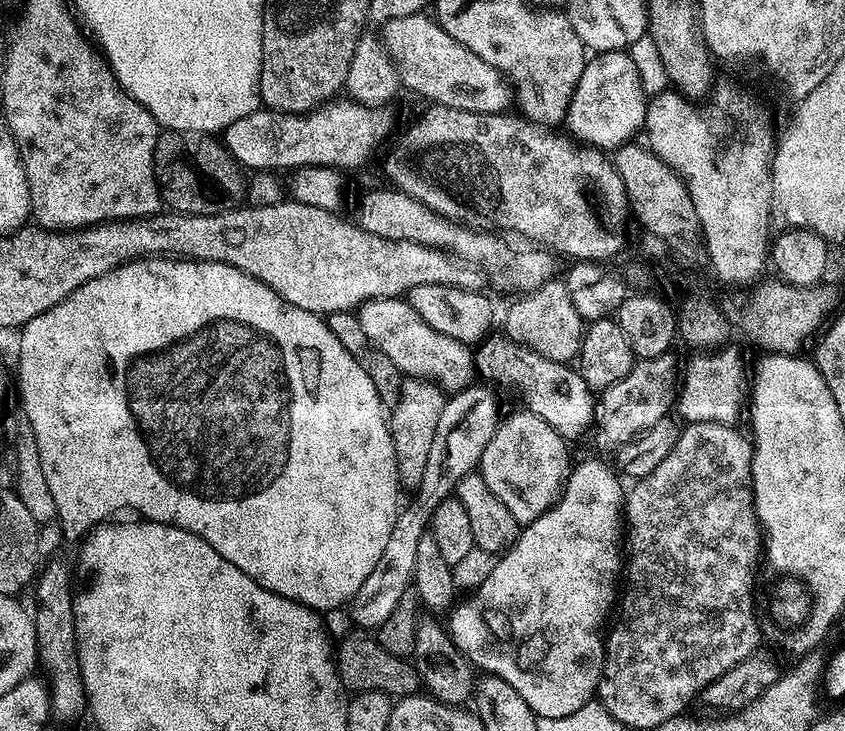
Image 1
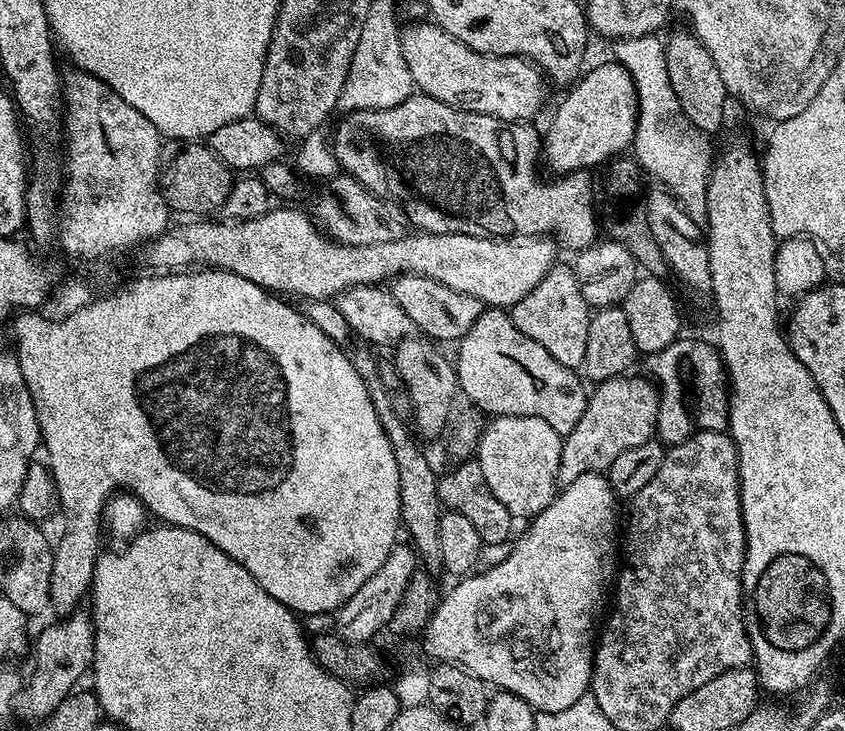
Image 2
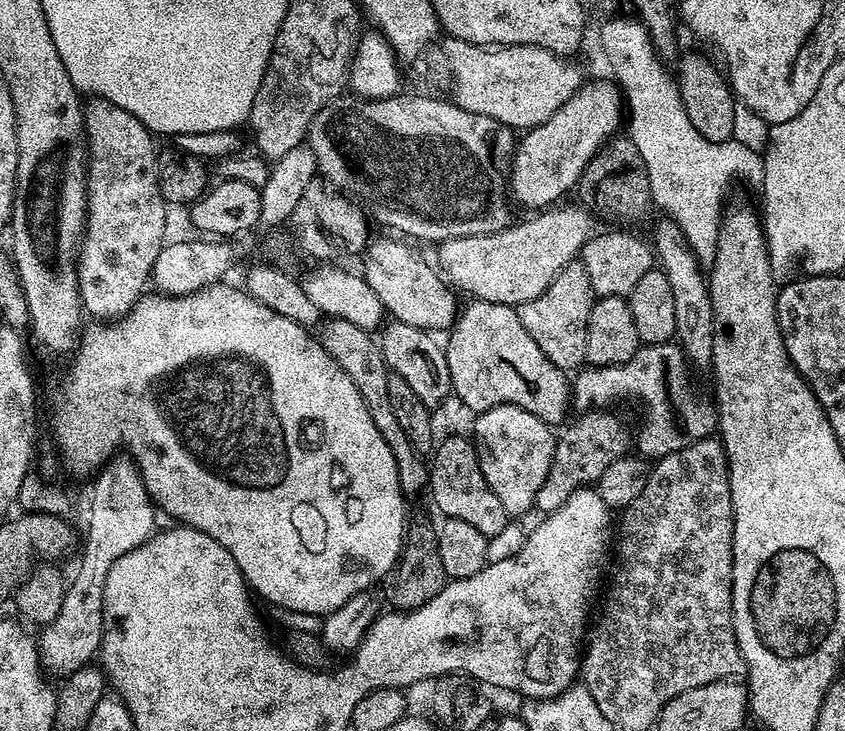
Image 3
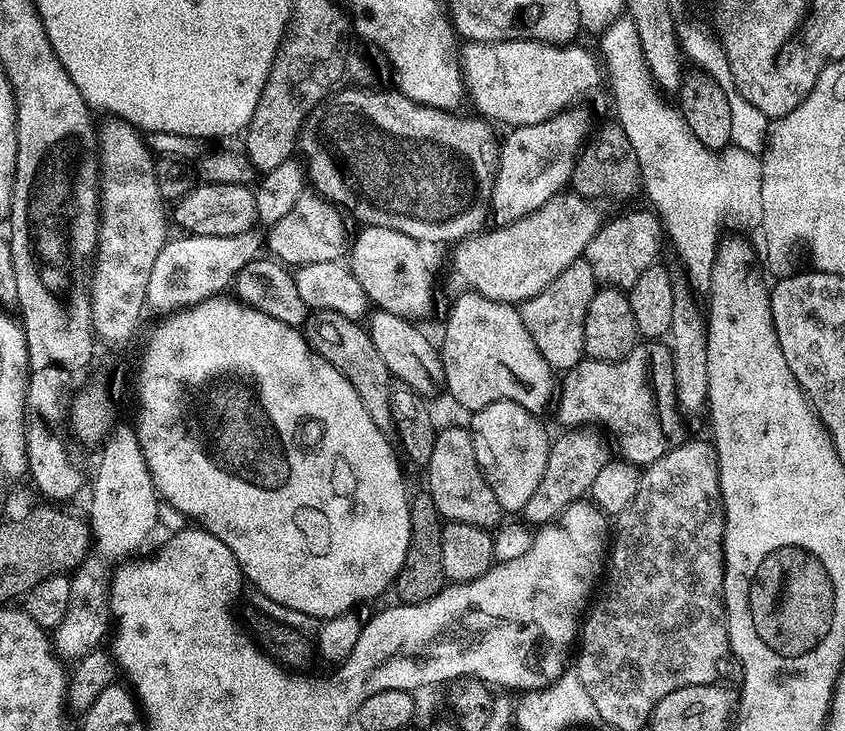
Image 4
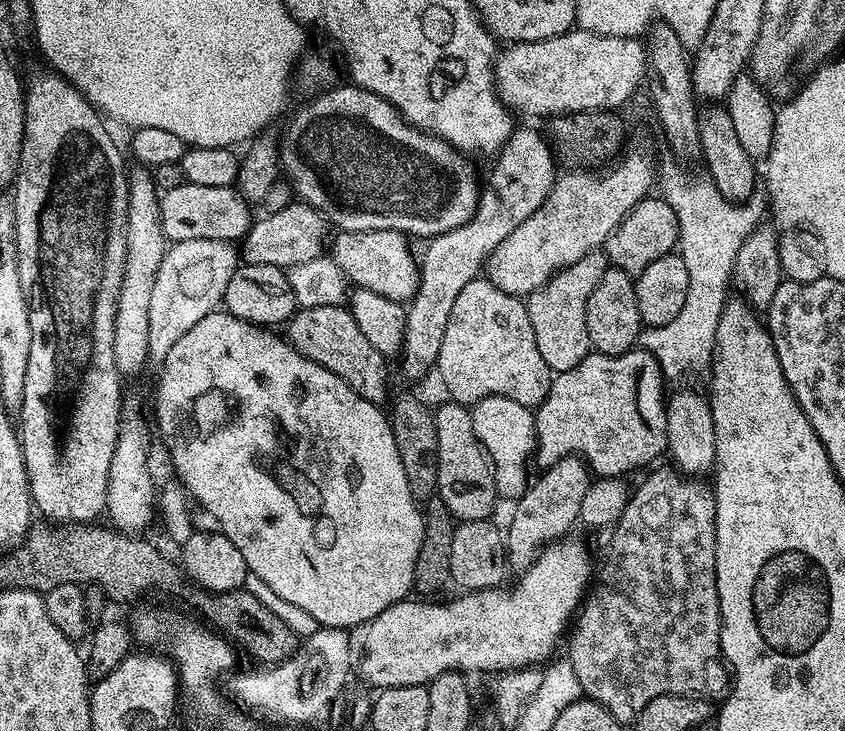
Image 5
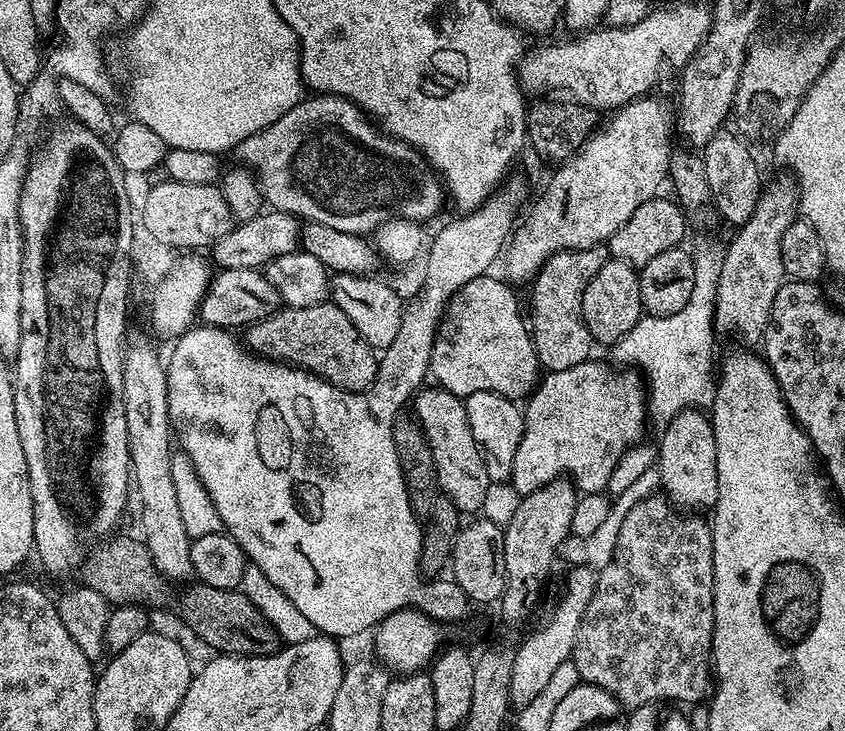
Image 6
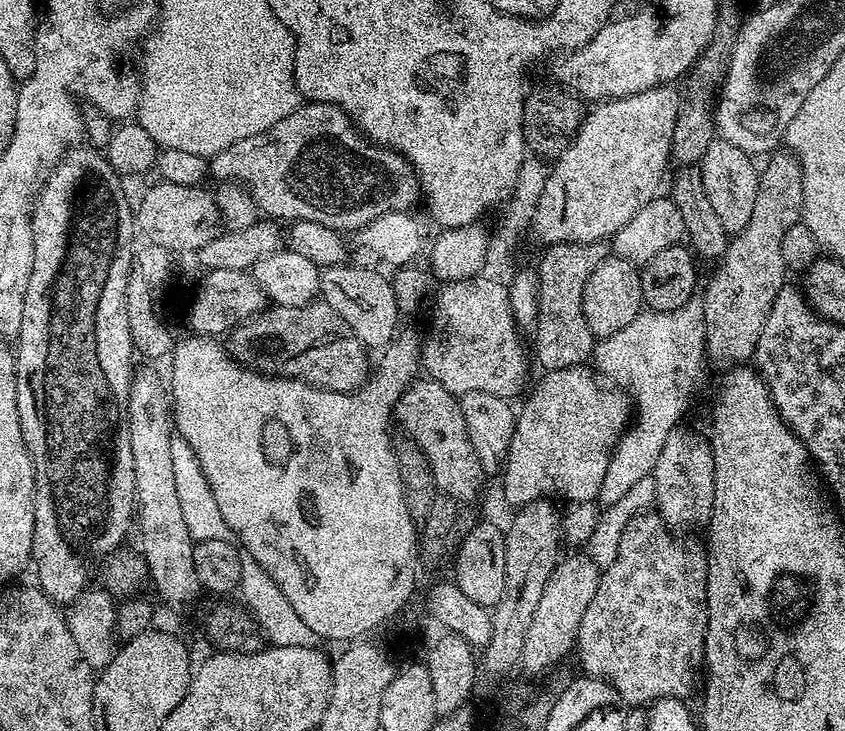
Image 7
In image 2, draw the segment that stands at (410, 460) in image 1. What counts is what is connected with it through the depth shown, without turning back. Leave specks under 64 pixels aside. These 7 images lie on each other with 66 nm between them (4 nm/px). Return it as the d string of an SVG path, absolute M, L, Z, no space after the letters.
M405 338L395 345L394 363L402 382L408 391L408 397L412 403L410 413L411 423L417 437L432 440L448 424L448 415L452 412L452 403L458 400L458 385L456 382L456 370L451 359L448 360L439 352L437 345L426 338L412 340Z

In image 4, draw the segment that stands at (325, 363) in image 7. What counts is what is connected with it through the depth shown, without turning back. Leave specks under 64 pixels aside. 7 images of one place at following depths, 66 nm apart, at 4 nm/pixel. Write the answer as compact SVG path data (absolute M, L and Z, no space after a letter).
M313 311L302 325L304 339L334 370L338 370L358 390L358 398L362 398L362 406L366 406L366 414L370 414L374 426L385 434L395 433L394 418L390 414L390 398L394 387L392 372L382 362L374 342L370 342L367 327L360 320L351 320L342 314Z

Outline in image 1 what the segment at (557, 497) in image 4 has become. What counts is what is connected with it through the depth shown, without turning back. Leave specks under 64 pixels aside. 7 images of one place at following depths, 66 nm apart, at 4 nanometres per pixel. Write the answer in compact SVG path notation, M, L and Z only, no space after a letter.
M667 351L658 358L637 359L622 382L614 382L614 386L599 393L594 413L594 433L596 444L602 451L611 453L621 448L626 442L650 430L654 422L665 419L671 408L673 411L678 400L678 360L676 364L672 355L671 351Z

